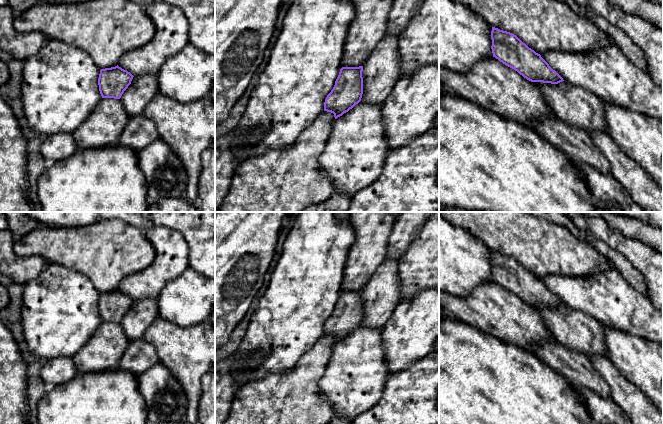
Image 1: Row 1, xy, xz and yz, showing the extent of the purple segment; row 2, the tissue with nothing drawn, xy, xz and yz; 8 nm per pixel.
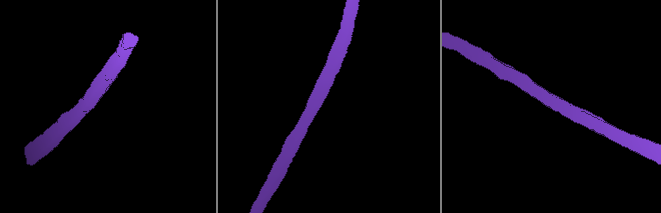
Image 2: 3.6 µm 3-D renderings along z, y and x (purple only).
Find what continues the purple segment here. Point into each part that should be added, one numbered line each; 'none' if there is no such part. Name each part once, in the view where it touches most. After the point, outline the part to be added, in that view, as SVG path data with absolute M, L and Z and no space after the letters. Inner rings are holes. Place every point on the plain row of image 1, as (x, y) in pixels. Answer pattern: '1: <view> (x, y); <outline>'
none

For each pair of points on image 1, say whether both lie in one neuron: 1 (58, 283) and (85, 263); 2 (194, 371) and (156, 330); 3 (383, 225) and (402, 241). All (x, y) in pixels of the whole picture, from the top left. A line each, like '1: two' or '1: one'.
1: two
2: one
3: two

